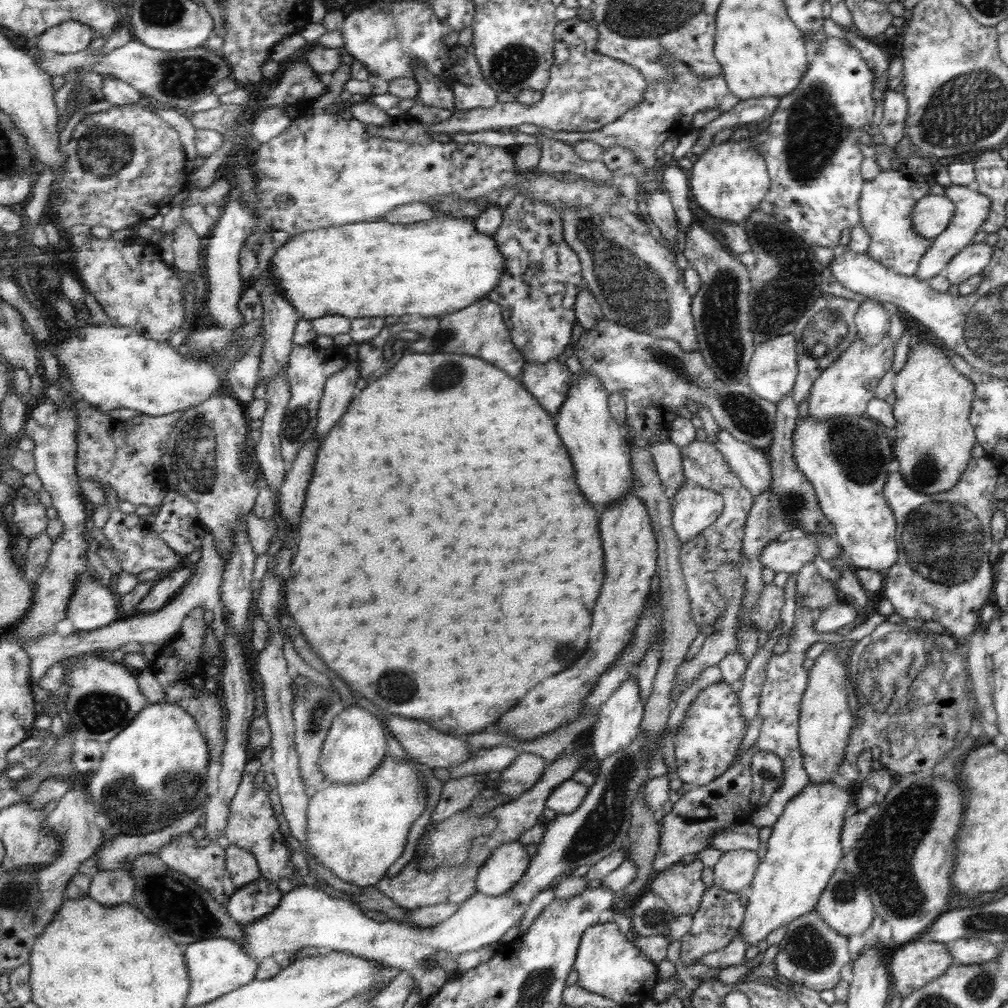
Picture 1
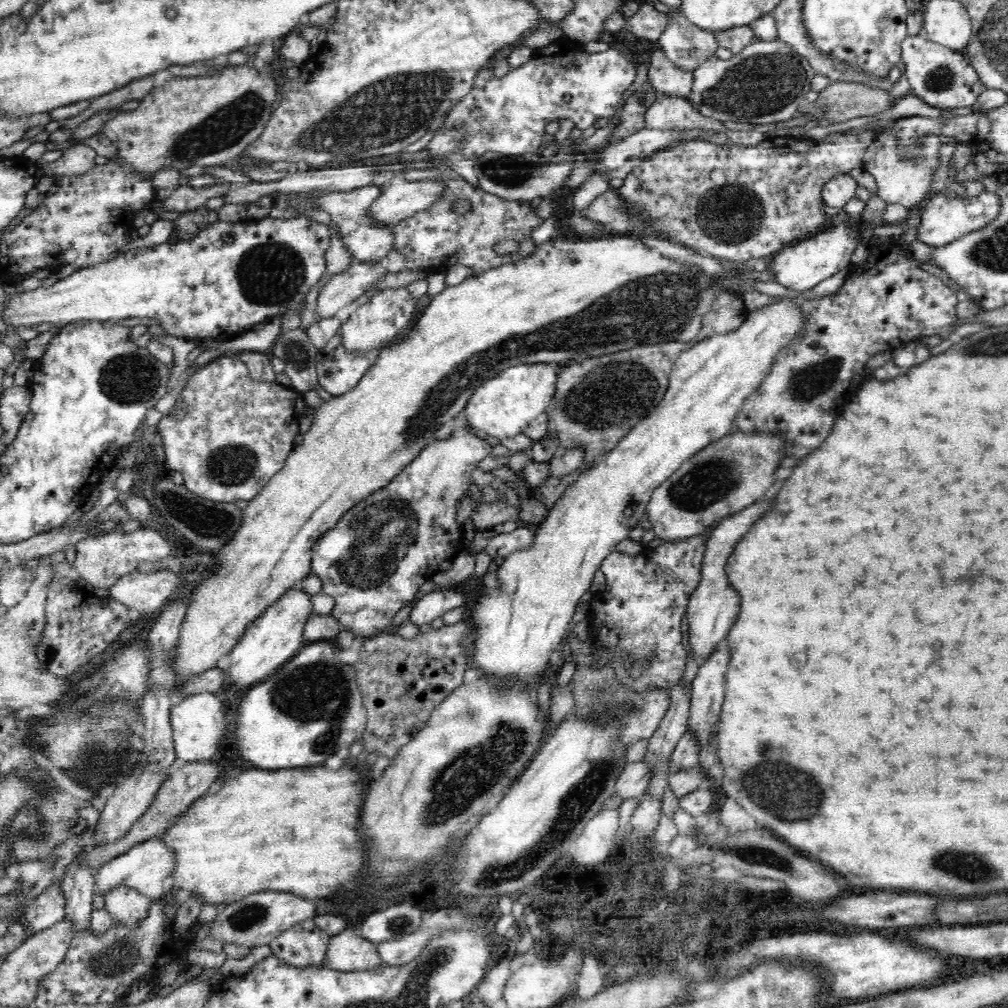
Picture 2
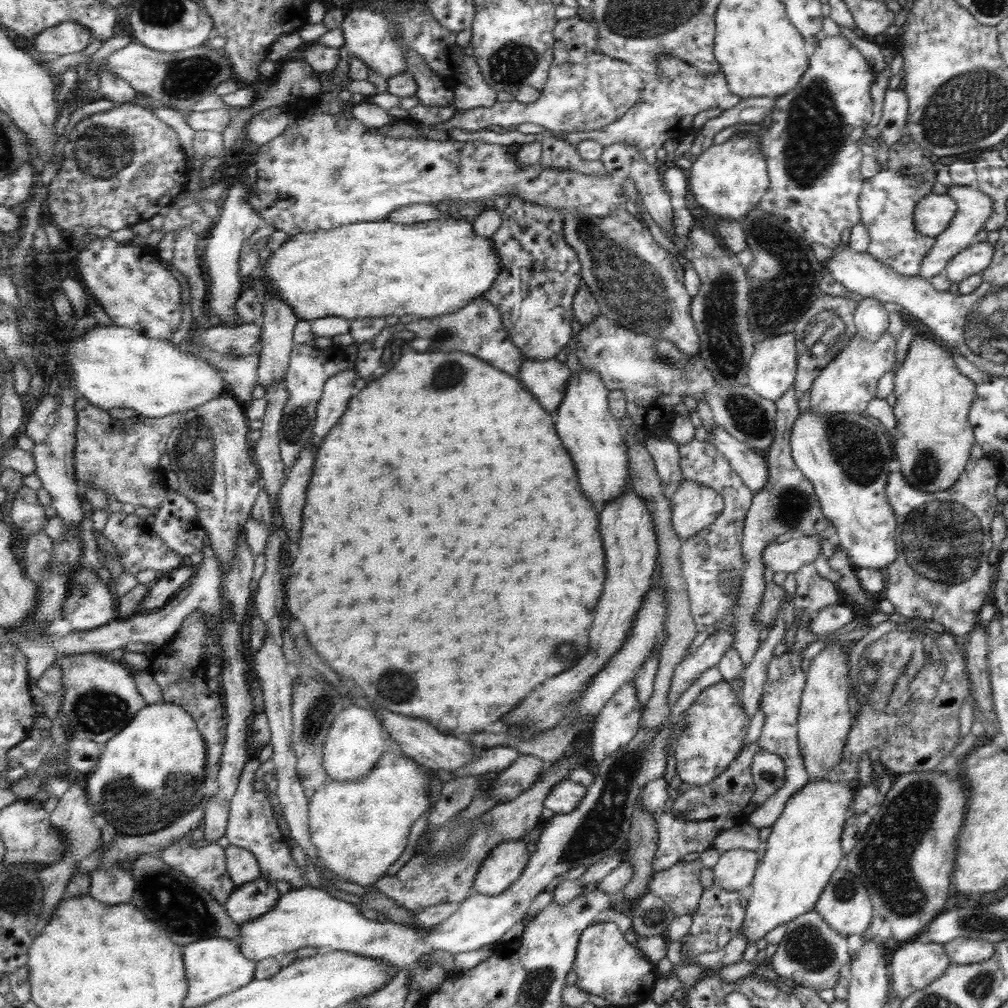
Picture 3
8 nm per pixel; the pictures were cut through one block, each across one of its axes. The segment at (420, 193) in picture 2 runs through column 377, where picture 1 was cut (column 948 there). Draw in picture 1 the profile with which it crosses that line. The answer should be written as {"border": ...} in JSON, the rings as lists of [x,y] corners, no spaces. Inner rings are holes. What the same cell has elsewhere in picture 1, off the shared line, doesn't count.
{"border":[[[927,194],[913,204],[909,212],[909,224],[911,230],[921,238],[935,240],[935,236],[939,236],[949,226],[951,214],[953,206],[945,196]]]}

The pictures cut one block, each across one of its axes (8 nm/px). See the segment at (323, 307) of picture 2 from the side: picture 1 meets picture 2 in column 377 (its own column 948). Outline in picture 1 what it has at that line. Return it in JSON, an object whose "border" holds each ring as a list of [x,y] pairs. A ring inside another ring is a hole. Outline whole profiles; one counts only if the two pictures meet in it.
{"border":[[[969,244],[949,260],[949,264],[943,268],[943,278],[949,286],[957,288],[971,276],[981,276],[983,268],[989,264],[989,258],[991,258],[991,246]]]}

